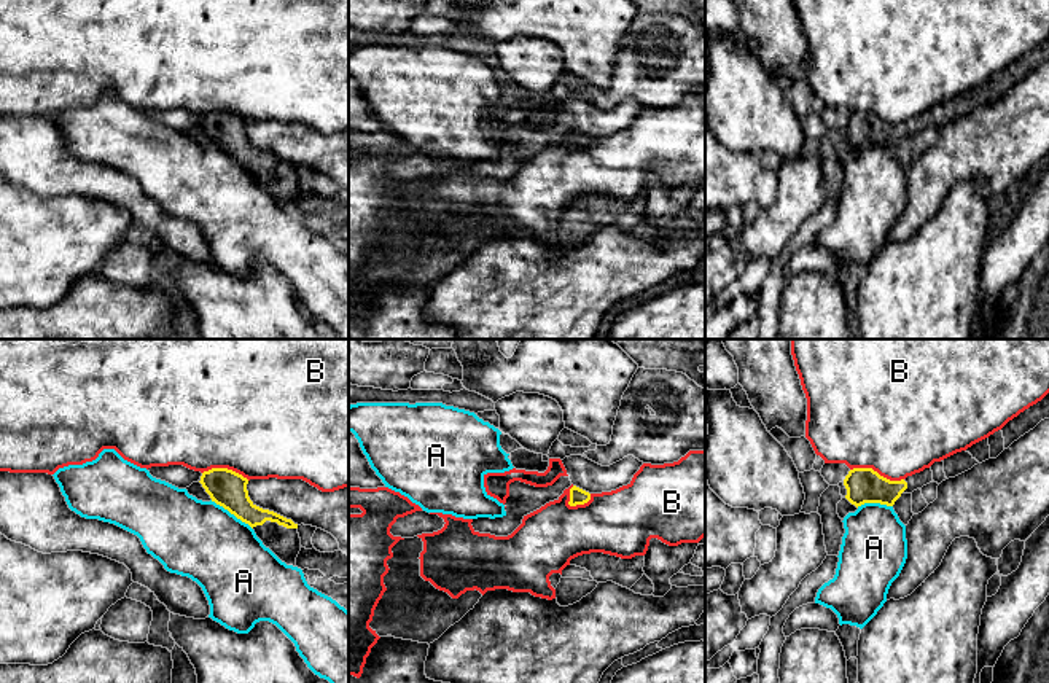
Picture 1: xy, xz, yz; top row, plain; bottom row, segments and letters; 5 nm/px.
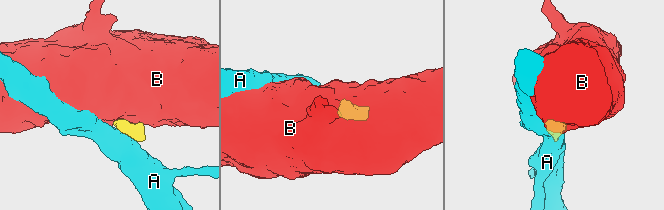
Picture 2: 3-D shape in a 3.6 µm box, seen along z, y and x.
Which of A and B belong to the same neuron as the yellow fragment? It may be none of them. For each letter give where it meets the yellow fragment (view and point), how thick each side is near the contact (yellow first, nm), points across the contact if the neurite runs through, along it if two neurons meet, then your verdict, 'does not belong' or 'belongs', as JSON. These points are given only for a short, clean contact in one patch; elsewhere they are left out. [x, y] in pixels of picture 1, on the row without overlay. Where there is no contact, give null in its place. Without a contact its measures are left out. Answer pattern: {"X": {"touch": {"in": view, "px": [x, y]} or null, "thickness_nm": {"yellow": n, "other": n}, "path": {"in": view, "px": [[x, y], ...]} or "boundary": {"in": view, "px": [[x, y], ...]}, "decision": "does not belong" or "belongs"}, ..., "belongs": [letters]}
{"A": {"touch": {"in": "xy", "px": [231, 156]}, "thickness_nm": {"yellow": 190, "other": 400}, "boundary": {"in": "xy", "px": [[210, 144], [226, 152], [252, 172]]}, "decision": "does not belong"}, "B": {"touch": {"in": "yz", "px": [876, 115]}, "thickness_nm": {"yellow": 180, "other": 480}, "decision": "does not belong"}, "belongs": []}

